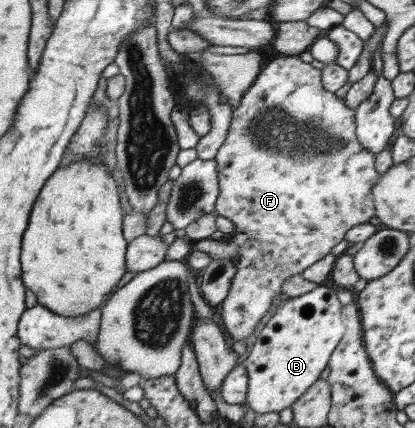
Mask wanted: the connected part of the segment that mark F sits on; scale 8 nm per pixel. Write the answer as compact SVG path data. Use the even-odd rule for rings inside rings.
M297 55L277 57L257 73L251 86L241 95L239 106L232 110L227 137L215 153L214 161L217 165L215 171L217 171L218 193L213 212L216 215L224 216L233 223L232 234L236 237L225 246L216 244L214 240L209 238L195 241L193 251L202 251L211 258L229 258L234 261L235 274L231 279L227 296L220 302L219 316L221 316L225 332L232 340L245 341L249 338L249 334L253 334L253 328L257 326L257 322L270 308L273 297L280 292L281 284L285 278L291 278L291 276L303 272L305 268L329 254L335 245L344 240L345 233L352 226L368 222L369 218L374 216L375 207L370 190L377 183L379 175L375 171L374 154L367 152L356 140L354 110L347 109L342 99L335 97L334 93L327 92L320 81L320 70L301 61Z

